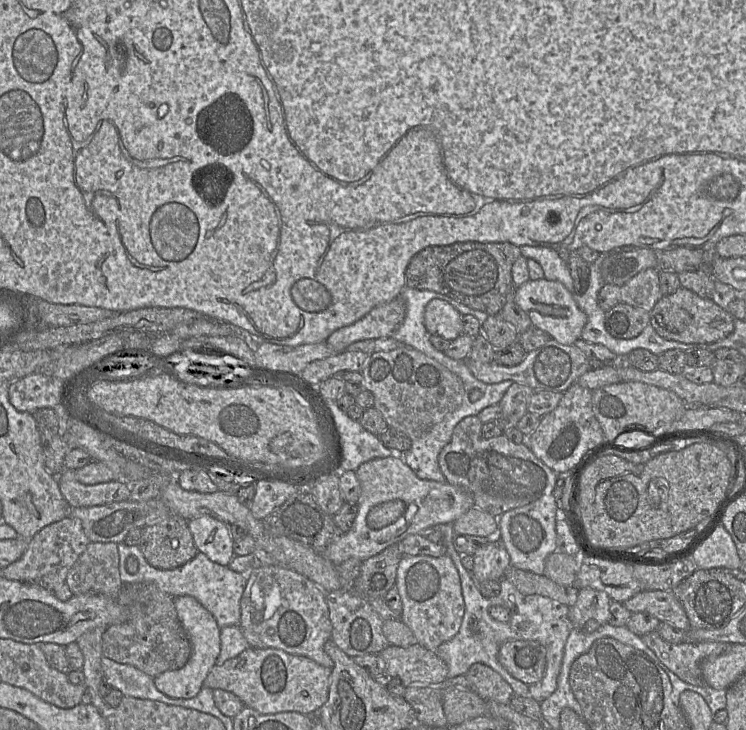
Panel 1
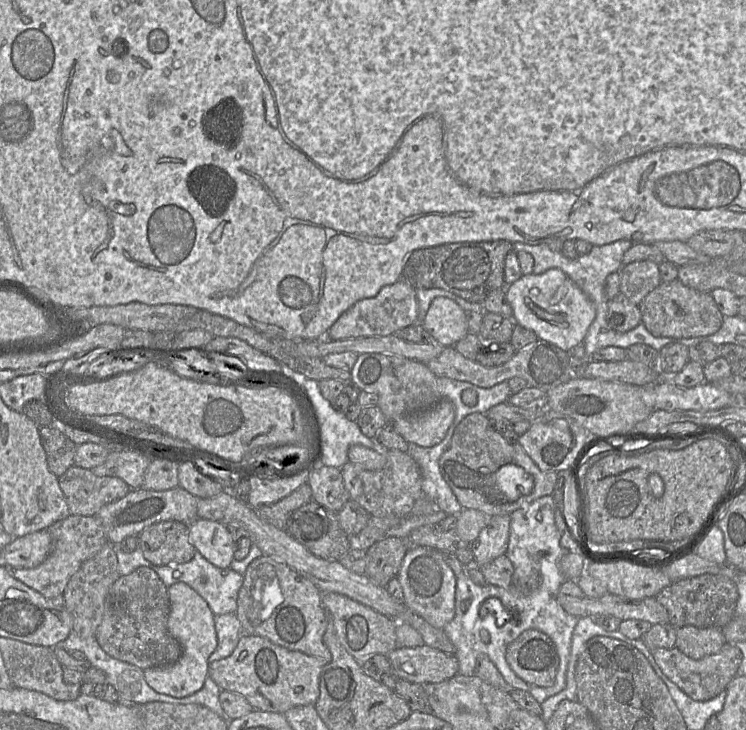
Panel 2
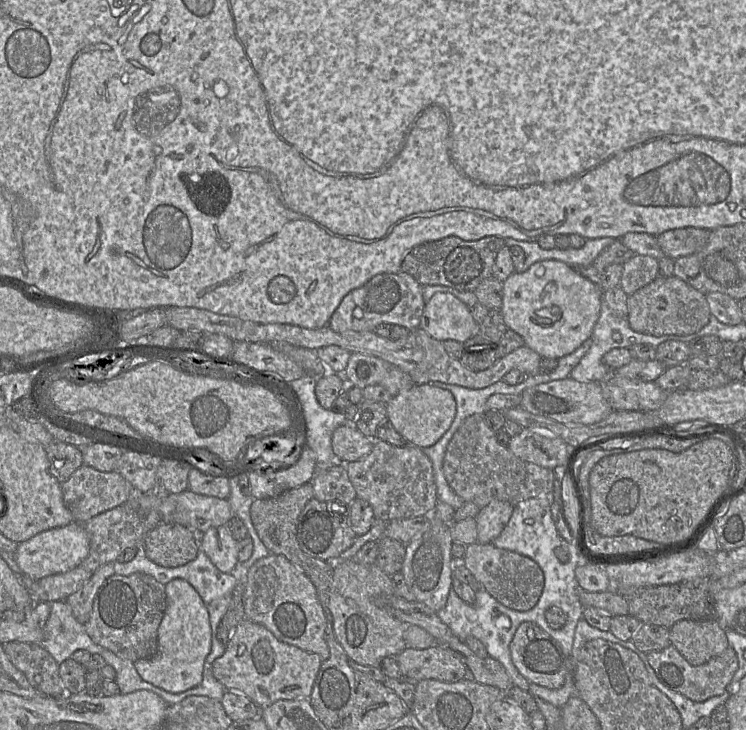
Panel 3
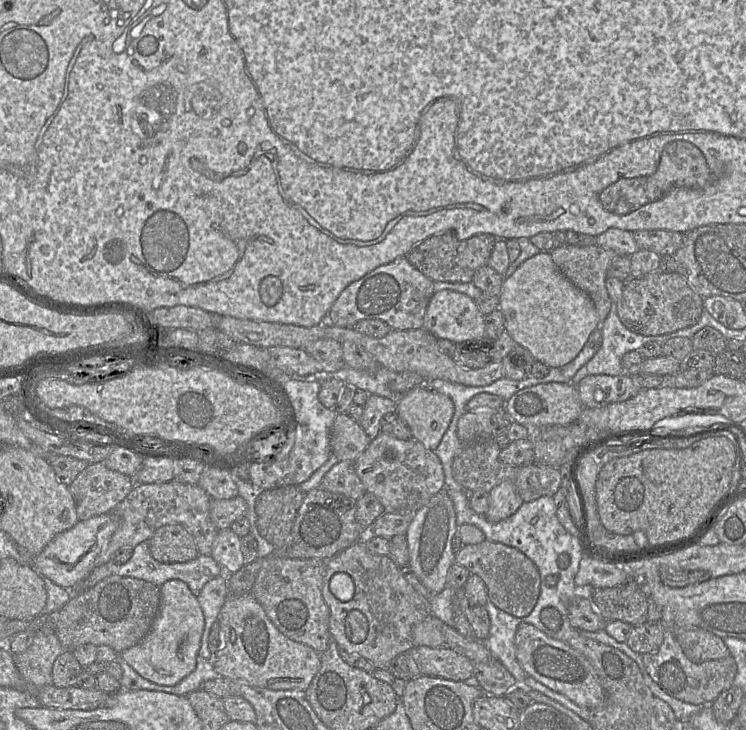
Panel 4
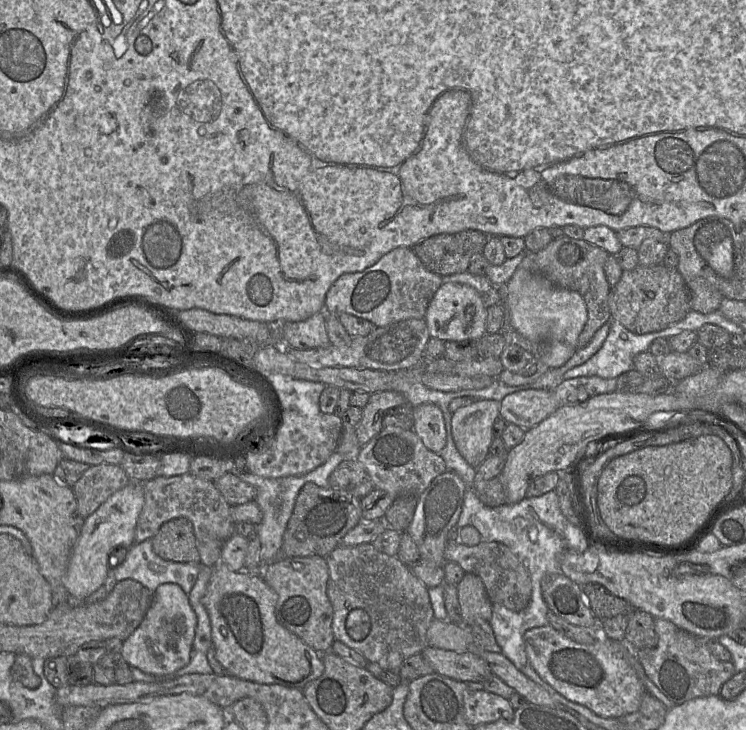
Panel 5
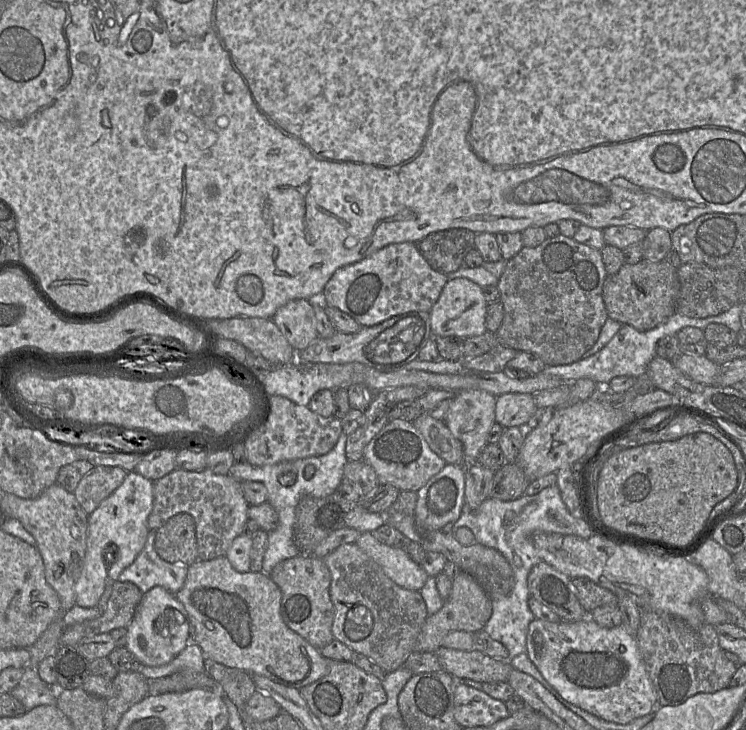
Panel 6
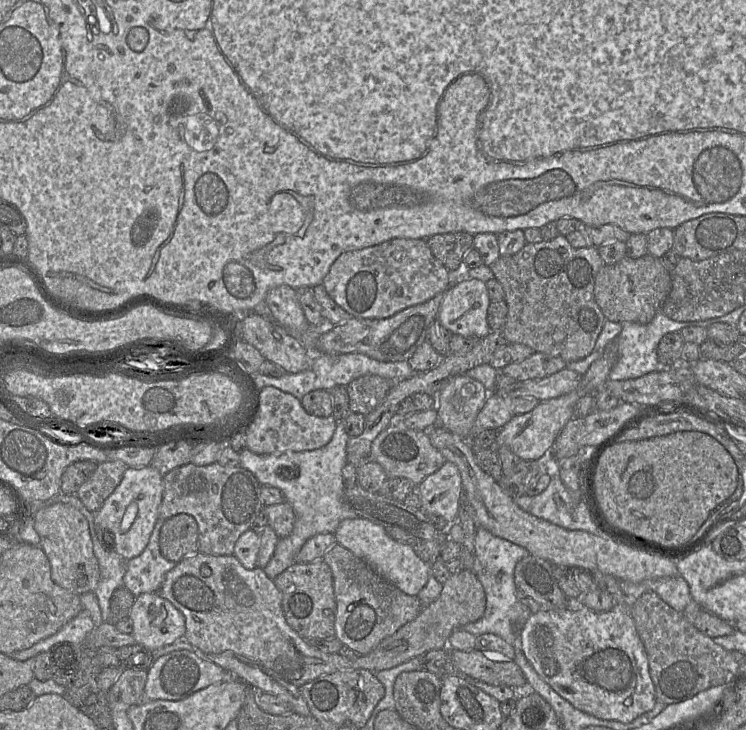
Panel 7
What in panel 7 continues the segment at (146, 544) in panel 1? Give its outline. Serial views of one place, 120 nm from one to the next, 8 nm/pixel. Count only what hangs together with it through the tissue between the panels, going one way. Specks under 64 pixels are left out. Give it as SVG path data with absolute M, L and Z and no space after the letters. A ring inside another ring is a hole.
M177 514L164 521L159 534L160 552L174 563L198 553L198 525L193 516Z

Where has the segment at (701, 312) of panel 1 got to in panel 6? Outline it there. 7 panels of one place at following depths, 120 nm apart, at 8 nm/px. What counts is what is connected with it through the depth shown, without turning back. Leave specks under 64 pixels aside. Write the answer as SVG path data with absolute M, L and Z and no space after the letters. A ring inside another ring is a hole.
M642 259L636 264L624 263L603 285L603 301L608 316L639 331L651 330L665 322L677 310L680 282L677 268L663 261Z

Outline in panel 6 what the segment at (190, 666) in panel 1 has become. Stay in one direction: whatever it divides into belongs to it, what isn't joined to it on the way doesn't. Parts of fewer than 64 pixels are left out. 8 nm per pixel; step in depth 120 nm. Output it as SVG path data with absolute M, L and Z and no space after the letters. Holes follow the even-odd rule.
M161 586L143 594L135 615L127 627L126 648L142 665L162 666L170 663L190 642L190 622L184 605Z

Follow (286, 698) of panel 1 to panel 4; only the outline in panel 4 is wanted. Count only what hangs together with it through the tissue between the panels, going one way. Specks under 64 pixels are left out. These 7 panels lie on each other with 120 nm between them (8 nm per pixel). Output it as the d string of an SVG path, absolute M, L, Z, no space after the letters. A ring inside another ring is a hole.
M251 593L228 595L218 621L221 642L213 667L222 677L271 690L306 691L320 669L320 654L283 635Z

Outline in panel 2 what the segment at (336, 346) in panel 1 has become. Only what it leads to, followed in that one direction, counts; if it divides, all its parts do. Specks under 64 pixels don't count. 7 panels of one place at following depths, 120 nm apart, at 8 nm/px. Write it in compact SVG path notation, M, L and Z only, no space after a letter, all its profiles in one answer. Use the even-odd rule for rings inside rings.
M400 279L393 284L382 287L374 297L357 301L332 324L326 333L326 337L332 340L342 340L358 337L387 336L414 324L417 321L417 317L416 289Z

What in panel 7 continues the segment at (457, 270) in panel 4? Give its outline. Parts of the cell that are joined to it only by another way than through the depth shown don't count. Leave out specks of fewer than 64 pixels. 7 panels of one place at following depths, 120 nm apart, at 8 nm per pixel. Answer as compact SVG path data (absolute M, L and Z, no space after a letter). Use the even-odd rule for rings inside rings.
M450 232L433 235L426 241L434 257L454 271L463 266L463 258L473 247L474 238L468 232Z

